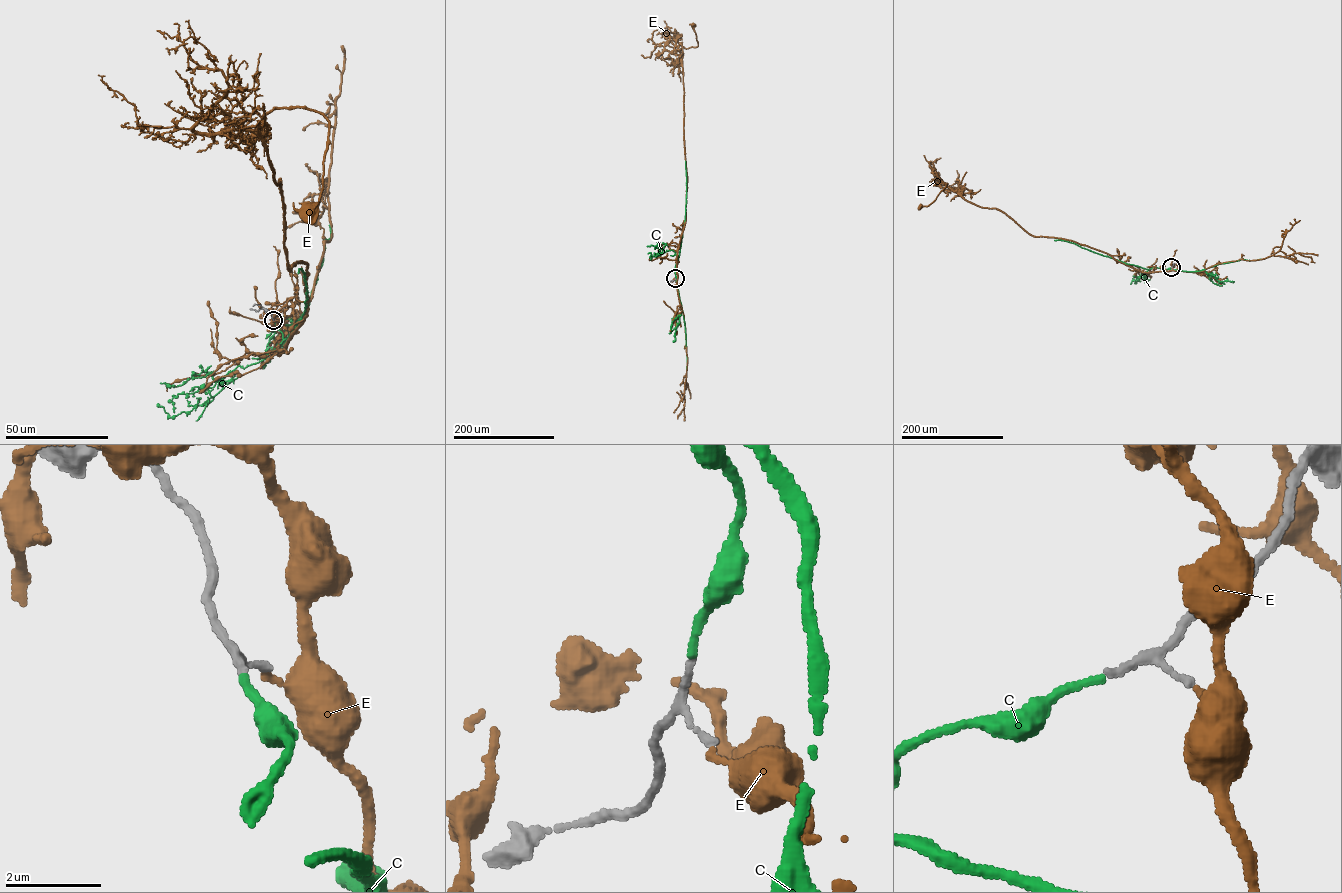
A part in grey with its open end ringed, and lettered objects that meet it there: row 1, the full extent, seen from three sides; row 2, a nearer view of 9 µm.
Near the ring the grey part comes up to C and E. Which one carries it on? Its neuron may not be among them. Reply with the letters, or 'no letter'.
C

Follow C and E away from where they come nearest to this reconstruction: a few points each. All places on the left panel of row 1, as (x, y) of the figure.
C: (273, 320), (271, 330), (279, 329), (283, 339), (297, 328), (307, 299), (304, 273), (299, 269), (298, 273)
E: (274, 320), (279, 355), (304, 316), (307, 265), (288, 269), (259, 134), (277, 108), (329, 122), (306, 213)

